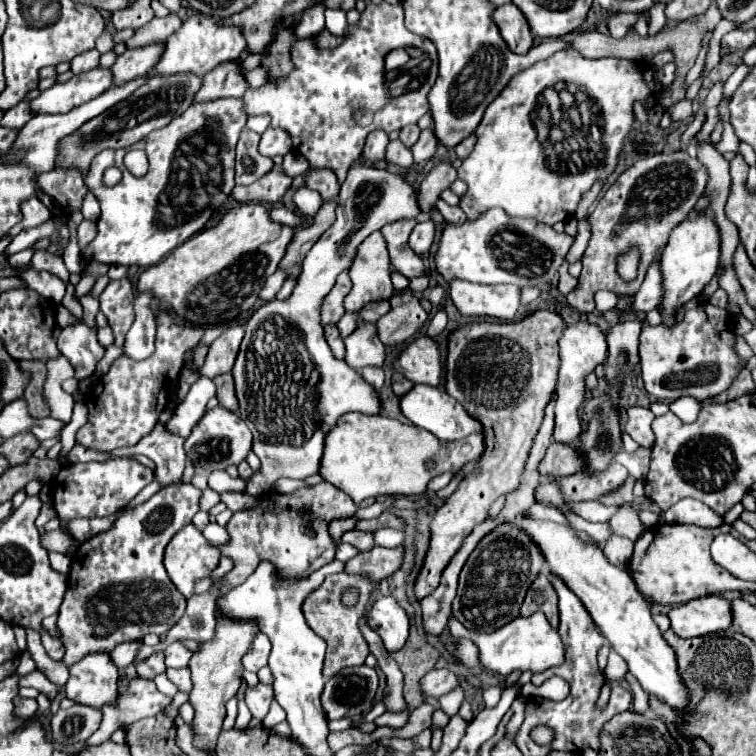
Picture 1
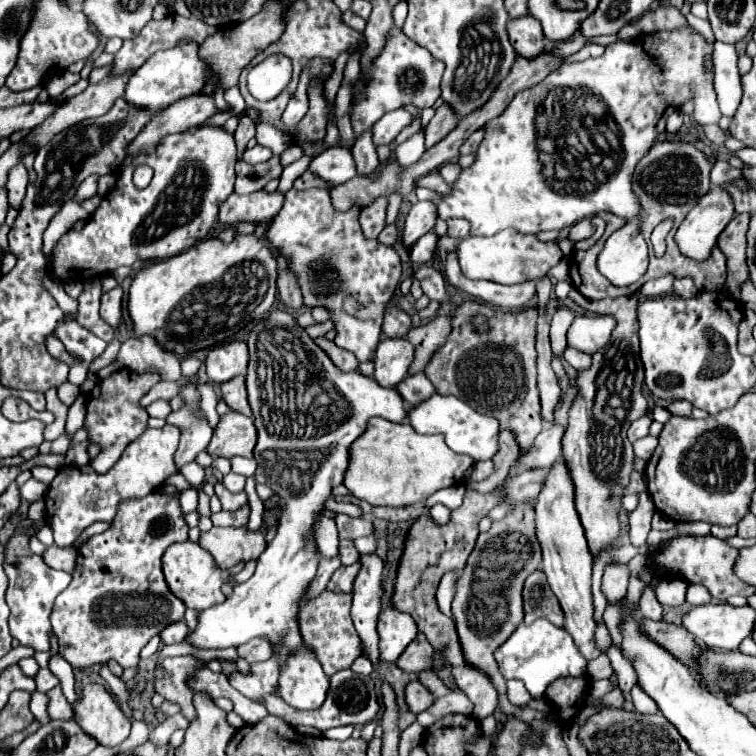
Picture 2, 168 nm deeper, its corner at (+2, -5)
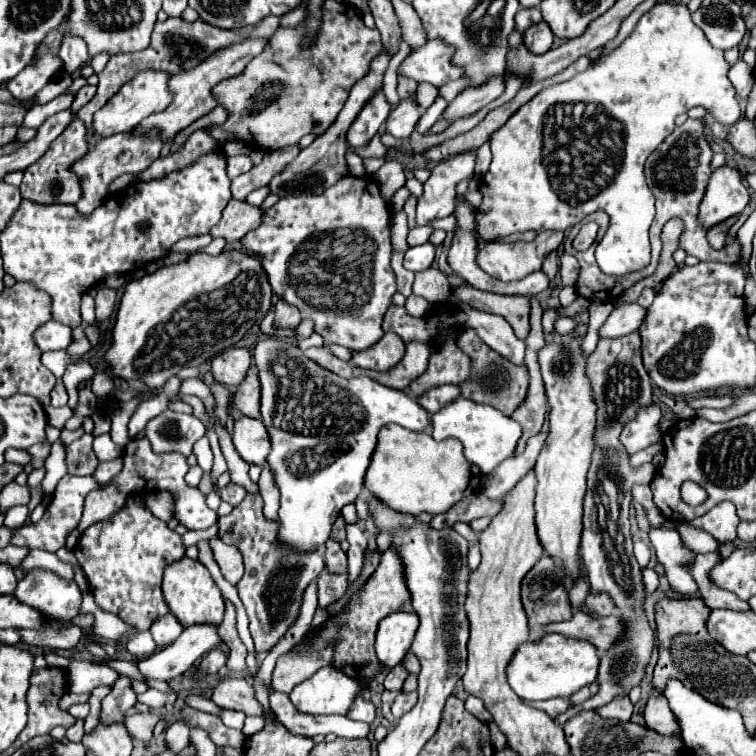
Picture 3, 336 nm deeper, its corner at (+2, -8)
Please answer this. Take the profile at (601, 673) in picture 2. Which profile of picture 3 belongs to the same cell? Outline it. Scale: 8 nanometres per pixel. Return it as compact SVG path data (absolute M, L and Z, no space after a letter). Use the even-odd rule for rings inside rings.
M597 682L589 684L587 688L581 688L575 696L571 696L571 702L573 702L573 704L583 704L583 702L585 702L585 700L589 700L595 692L597 692Z

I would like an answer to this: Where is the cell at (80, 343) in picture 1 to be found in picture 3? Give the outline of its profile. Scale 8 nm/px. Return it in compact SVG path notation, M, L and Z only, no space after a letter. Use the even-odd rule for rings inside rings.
M49 320L47 324L39 326L33 334L35 344L41 352L45 350L65 350L71 344L71 328Z

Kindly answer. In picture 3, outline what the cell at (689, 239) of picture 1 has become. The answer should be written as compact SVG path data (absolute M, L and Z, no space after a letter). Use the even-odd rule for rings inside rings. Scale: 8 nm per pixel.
M725 164L721 168L715 168L709 178L707 192L699 208L699 220L703 220L703 224L711 228L711 224L743 212L747 202L749 190L743 186L741 172Z

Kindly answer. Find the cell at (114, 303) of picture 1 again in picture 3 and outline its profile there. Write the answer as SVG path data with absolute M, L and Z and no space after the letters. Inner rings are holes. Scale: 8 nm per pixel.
M99 288L97 296L95 296L95 312L97 312L99 322L111 316L113 306L115 306L115 298L117 298L117 292L113 288Z

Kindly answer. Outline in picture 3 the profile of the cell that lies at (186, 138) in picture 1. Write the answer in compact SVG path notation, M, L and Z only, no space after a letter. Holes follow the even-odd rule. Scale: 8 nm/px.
M219 152L201 156L193 166L171 172L159 180L137 182L131 188L123 190L121 196L111 196L111 202L101 204L89 216L83 216L75 204L37 204L33 200L23 200L17 212L11 216L9 224L1 232L1 254L5 262L5 272L15 280L31 282L35 288L47 292L51 296L51 318L55 322L67 324L69 328L77 328L83 324L79 304L83 294L95 284L99 284L109 274L127 274L133 272L147 262L161 260L171 246L187 236L207 234L211 226L221 220L221 212L231 200L231 190L225 174L225 156ZM149 222L151 228L147 232L139 232L137 224Z

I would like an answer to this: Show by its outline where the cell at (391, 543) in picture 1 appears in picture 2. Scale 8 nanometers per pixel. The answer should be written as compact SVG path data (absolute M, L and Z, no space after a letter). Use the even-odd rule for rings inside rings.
M367 535L367 537L359 537L355 539L355 547L359 553L365 553L365 555L371 555L375 553L377 549L377 539L373 535Z

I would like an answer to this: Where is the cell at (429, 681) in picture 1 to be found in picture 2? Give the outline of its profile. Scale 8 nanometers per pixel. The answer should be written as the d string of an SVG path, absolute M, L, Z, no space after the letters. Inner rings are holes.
M415 679L415 681L411 681L411 683L407 685L405 697L407 697L409 709L411 709L415 715L419 715L421 711L429 709L429 707L433 705L433 701L435 701L433 693L431 693L419 679Z

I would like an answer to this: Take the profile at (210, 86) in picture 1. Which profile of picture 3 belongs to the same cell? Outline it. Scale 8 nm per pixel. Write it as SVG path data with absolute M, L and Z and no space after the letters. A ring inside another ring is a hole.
M123 132L119 136L111 136L107 140L99 140L95 146L91 146L87 150L85 156L81 156L79 160L75 160L75 164L71 166L71 172L79 178L79 184L83 188L83 196L77 202L77 210L81 210L81 214L89 214L93 212L97 206L101 206L107 198L107 188L109 184L121 176L121 174L133 174L139 176L141 172L145 172L153 160L159 158L159 144L155 144L155 140L131 140L131 132Z

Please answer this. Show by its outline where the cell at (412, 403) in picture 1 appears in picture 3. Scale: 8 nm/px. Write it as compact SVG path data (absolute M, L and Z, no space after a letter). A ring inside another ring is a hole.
M457 398L455 402L447 404L443 410L431 416L433 424L433 438L435 440L447 440L457 438L465 446L465 456L471 464L479 466L481 472L489 474L493 472L505 458L513 456L515 446L521 438L521 426L511 416L505 416L497 408L489 404L475 404L467 398Z

